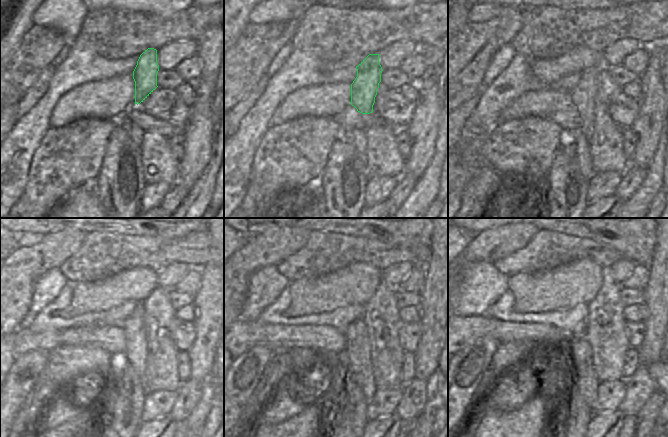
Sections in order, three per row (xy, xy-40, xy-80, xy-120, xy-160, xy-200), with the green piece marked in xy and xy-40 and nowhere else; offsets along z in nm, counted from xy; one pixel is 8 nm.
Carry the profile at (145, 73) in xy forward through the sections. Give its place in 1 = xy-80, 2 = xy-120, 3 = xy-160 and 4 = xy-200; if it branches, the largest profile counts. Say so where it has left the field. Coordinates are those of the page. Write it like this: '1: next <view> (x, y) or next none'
1: next xy-80 (583, 97)
2: next xy-120 (135, 353)
3: next xy-160 (357, 354)
4: next xy-200 (580, 359)

